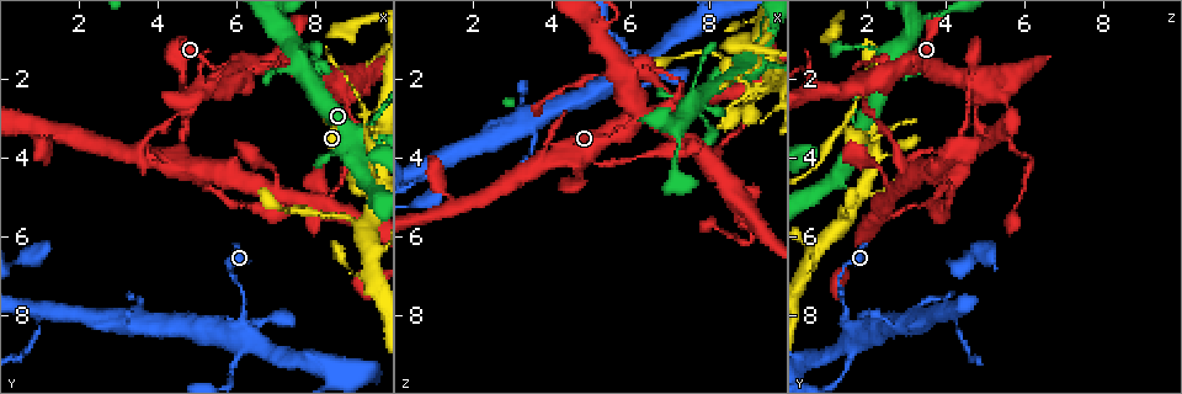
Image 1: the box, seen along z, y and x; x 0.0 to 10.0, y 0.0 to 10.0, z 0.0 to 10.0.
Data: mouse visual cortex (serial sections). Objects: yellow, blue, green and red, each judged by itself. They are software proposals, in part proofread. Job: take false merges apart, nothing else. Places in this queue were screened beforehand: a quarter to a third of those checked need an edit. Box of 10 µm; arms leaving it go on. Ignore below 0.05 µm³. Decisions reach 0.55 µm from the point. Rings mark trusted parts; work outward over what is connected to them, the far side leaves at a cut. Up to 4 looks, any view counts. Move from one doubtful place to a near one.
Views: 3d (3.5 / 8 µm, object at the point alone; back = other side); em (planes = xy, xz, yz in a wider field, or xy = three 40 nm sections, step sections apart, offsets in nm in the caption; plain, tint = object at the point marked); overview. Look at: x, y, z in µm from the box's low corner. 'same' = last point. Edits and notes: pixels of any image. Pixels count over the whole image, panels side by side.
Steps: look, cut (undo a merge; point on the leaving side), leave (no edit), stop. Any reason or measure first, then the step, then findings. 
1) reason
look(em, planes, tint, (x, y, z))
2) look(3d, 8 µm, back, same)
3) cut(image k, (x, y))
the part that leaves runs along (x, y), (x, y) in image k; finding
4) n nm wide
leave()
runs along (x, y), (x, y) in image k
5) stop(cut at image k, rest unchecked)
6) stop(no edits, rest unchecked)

look(3d, 8 µm, (5.65, 2.25, 2.00))

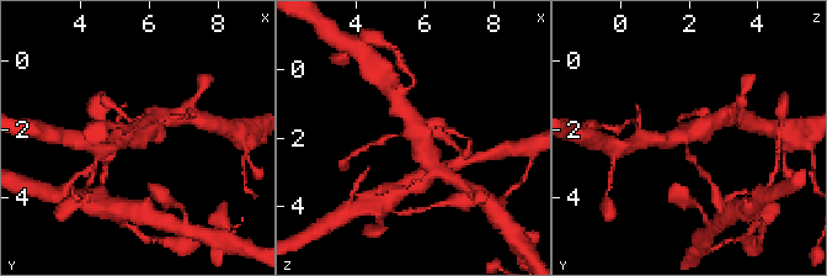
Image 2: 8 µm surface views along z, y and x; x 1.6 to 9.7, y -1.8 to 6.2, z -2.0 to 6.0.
look(em, xy, step 3, tint, same)

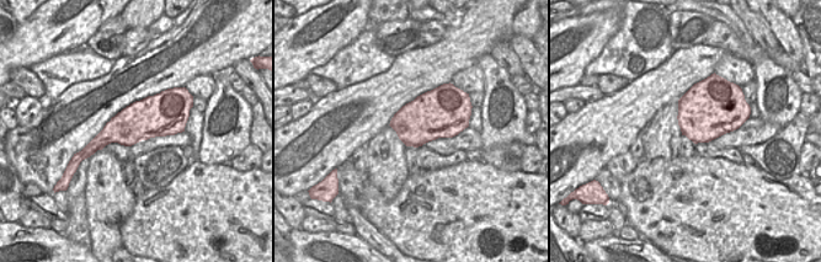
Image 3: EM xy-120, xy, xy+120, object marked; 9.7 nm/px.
460 nm wide
leave()
runs along (431, 163), (403, 110) in image 2; one cell here

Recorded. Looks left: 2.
sharp bend
look(3d, 8 µm, (9.10, 3.95, 6.05))

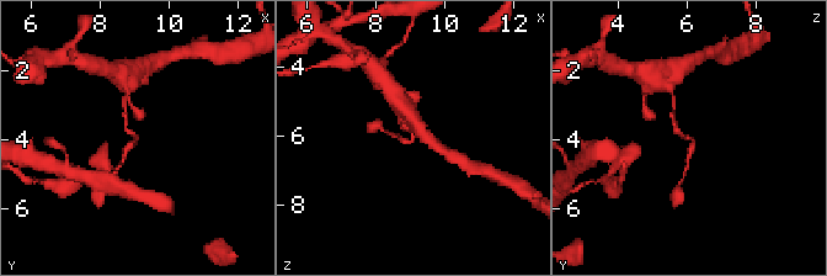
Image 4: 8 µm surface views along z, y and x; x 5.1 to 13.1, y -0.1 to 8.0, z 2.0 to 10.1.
arms of 150, 150 nm; need the tissue
look(em, xy, step 2, tint, same)

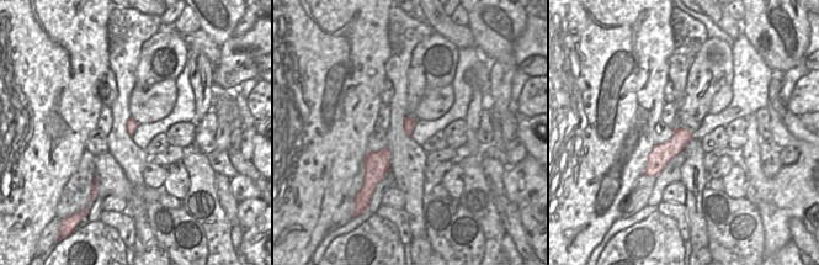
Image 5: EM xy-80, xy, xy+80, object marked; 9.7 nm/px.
cut(image 4, (692, 149))
the part that leaves runs along (683, 136), (693, 141), (684, 173) in image 4; two cells meet here

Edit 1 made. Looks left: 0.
stop(cut at image 4, rest unchecked)

